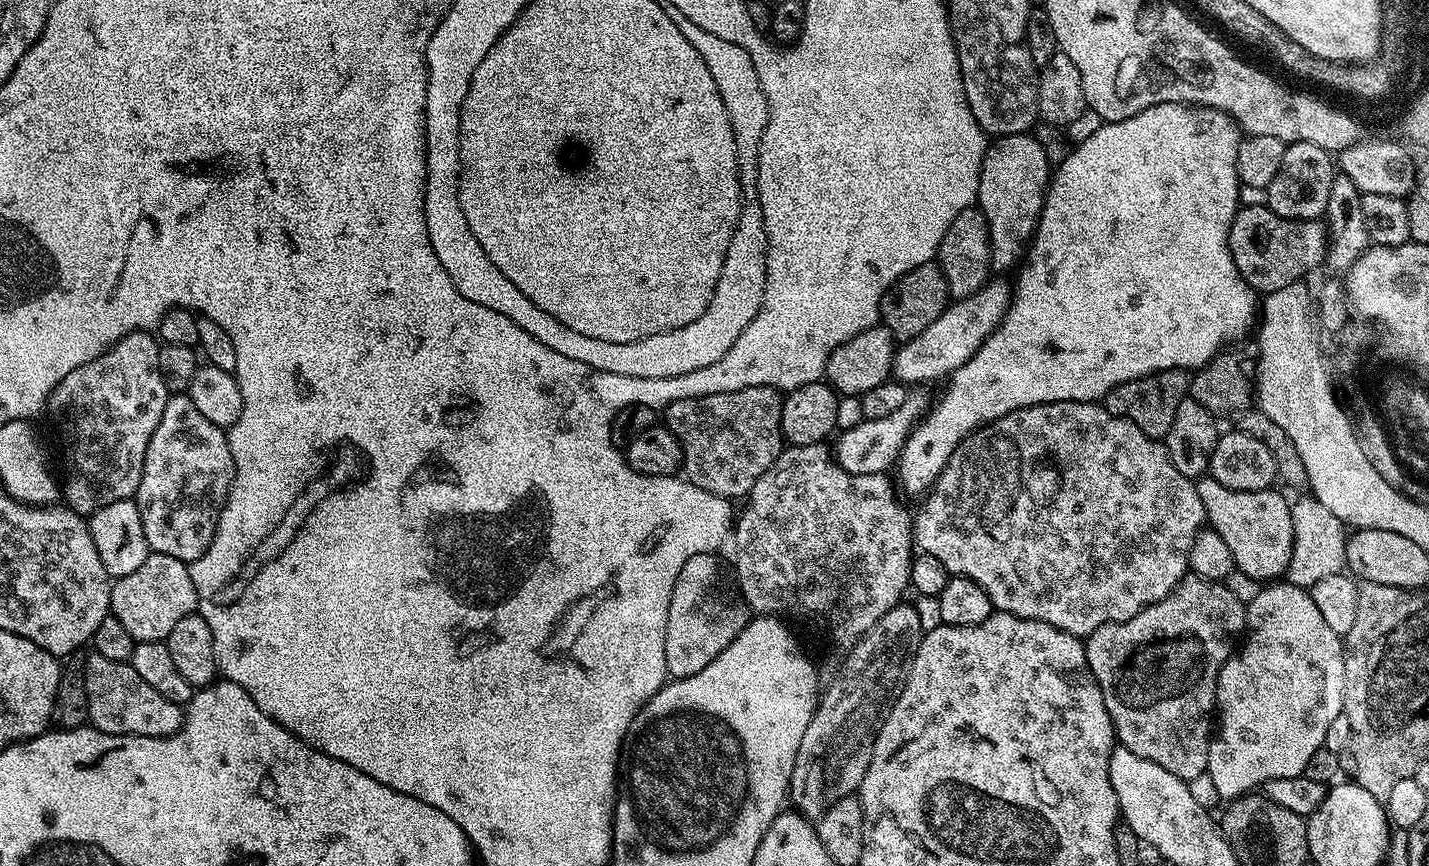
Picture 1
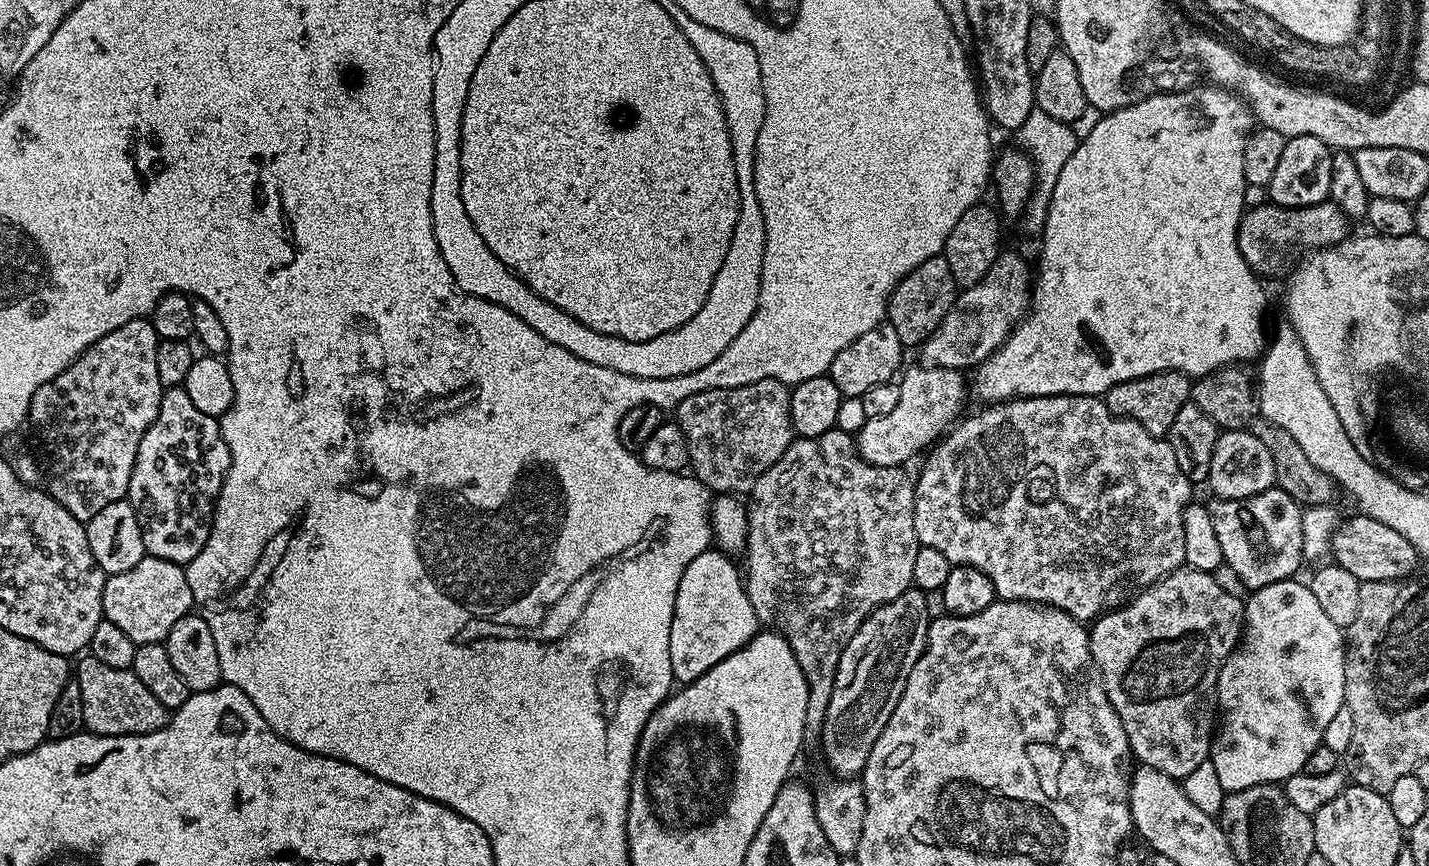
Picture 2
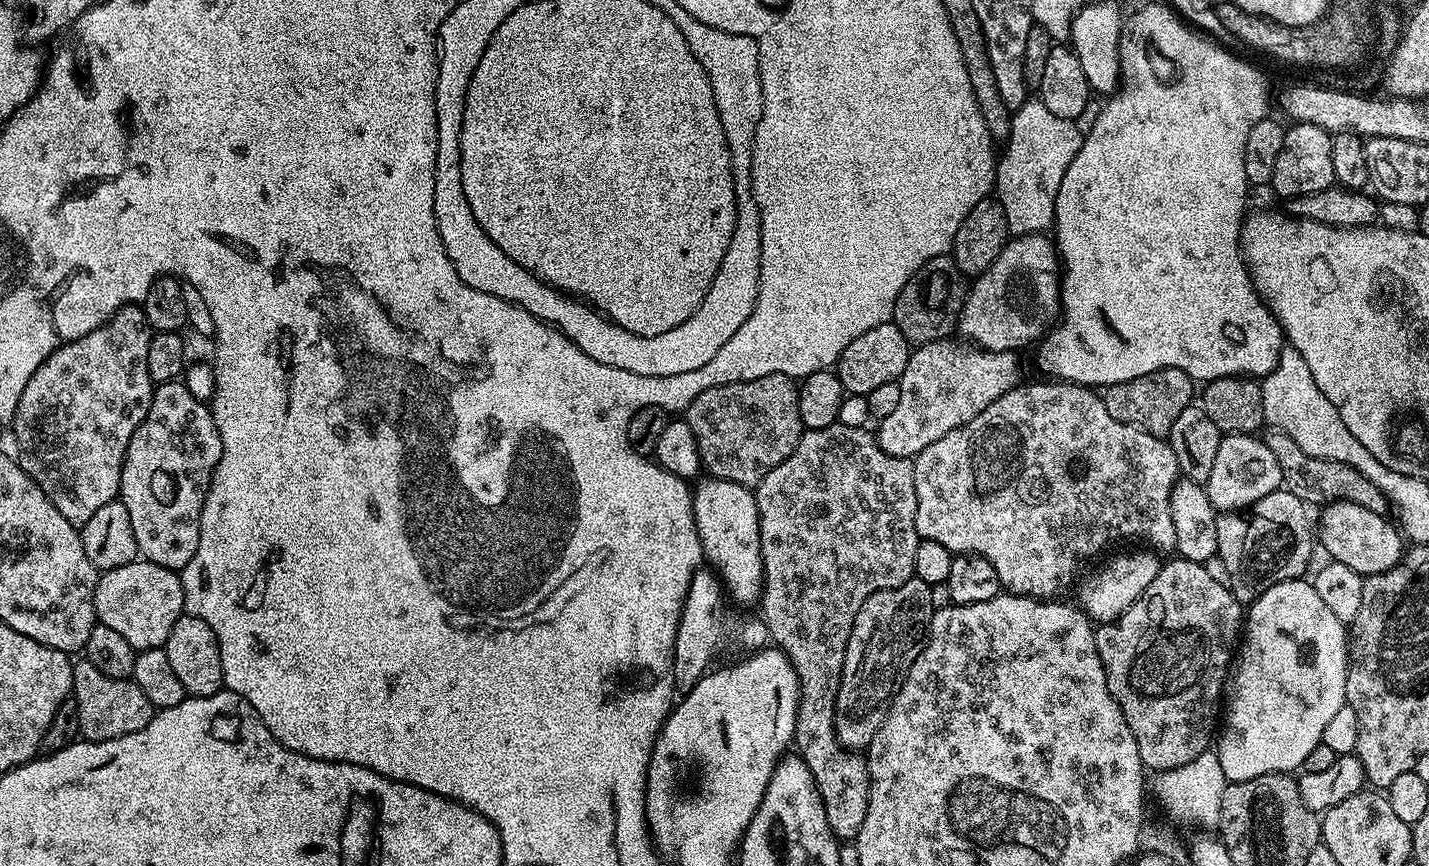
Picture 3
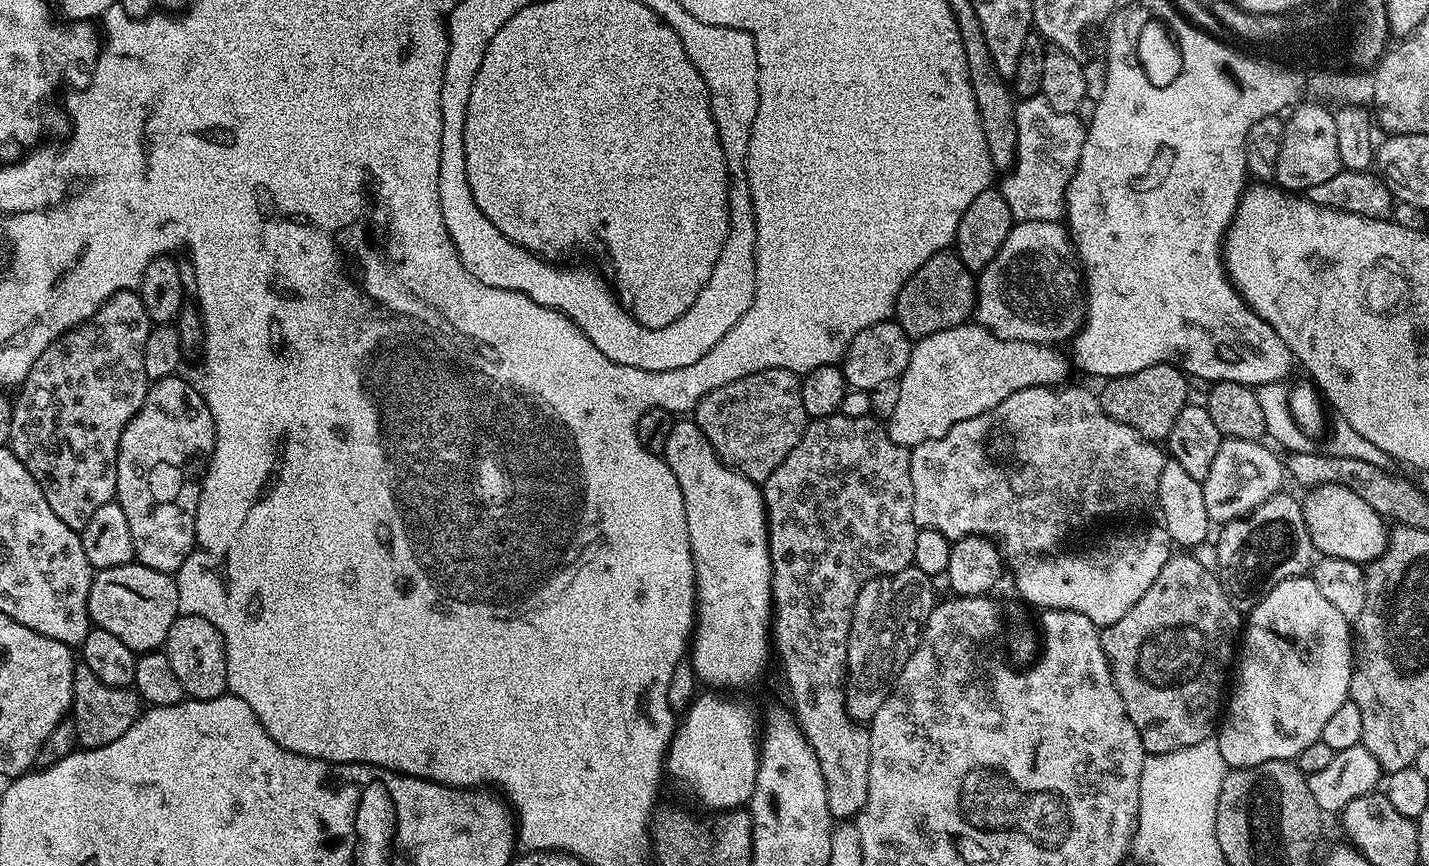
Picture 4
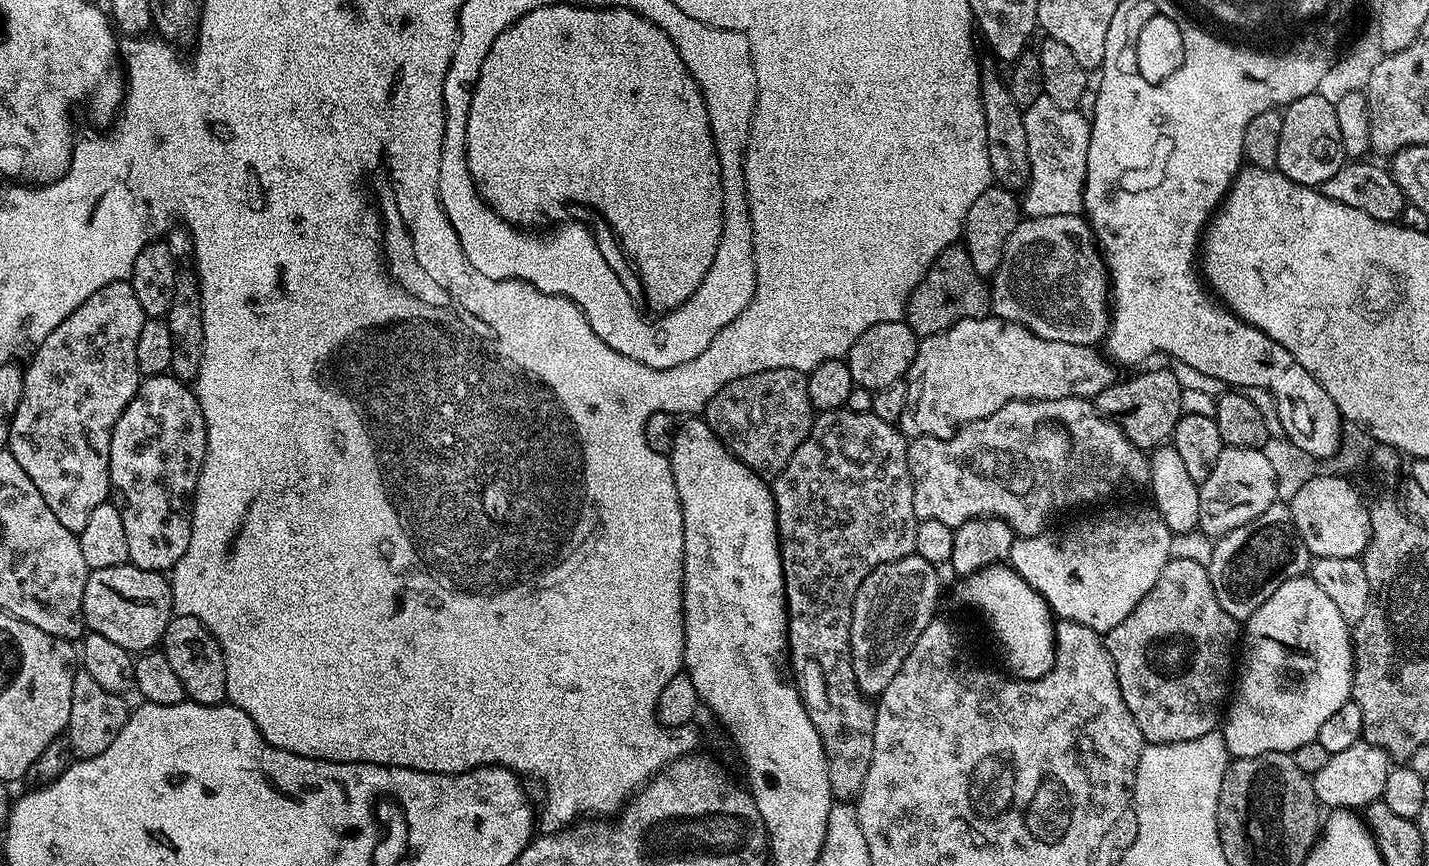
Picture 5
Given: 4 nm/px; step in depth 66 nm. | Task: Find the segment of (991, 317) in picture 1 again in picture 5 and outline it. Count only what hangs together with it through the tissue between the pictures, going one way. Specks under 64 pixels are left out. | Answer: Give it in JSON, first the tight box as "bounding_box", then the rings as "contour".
{"bounding_box":[990,214,1110,345],"contour":[[[1070,214],[1021,219],[1006,242],[998,270],[990,278],[990,312],[997,320],[1021,324],[1047,340],[1099,345],[1110,327],[1110,273],[1087,219]]]}

